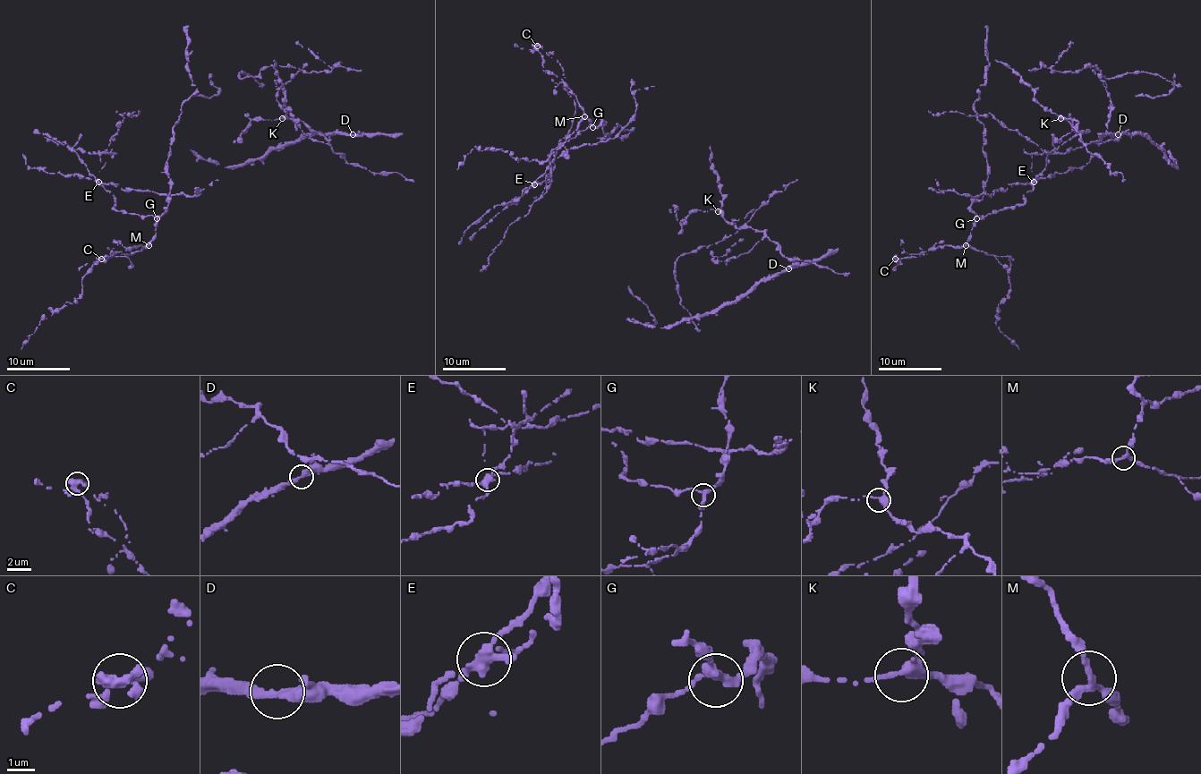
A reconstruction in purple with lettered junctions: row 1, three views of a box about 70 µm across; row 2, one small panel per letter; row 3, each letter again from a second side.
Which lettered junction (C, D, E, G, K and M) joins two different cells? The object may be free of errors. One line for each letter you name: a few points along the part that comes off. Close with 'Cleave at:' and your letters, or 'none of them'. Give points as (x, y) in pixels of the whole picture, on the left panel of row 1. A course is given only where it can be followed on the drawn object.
E: (97, 182), (101, 167), (114, 153), (107, 152), (125, 114), (136, 115), (140, 112), (126, 115), (117, 110)
Cleave at: E

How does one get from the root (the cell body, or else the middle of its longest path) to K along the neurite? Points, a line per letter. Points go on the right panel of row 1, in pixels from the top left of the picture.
K: (997, 61), (1005, 63), (1015, 71), (1032, 88), (1034, 97), (1060, 118)

